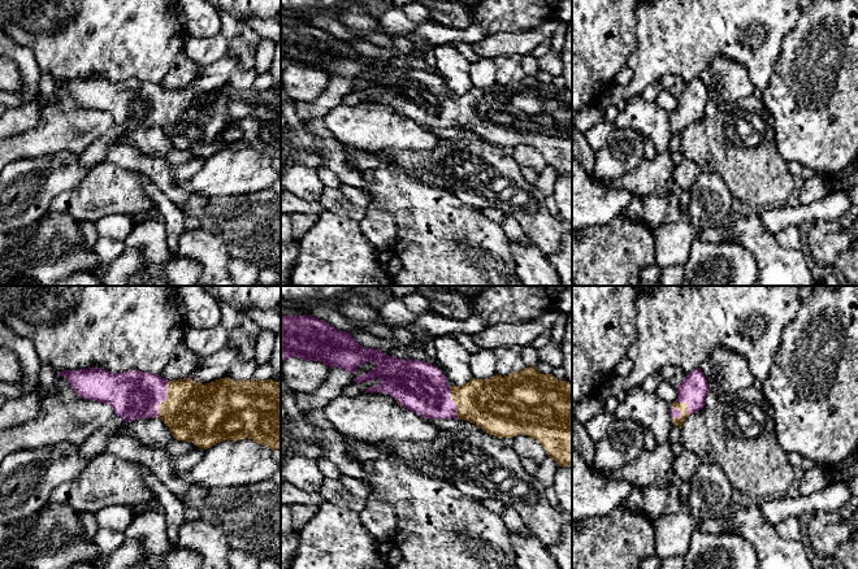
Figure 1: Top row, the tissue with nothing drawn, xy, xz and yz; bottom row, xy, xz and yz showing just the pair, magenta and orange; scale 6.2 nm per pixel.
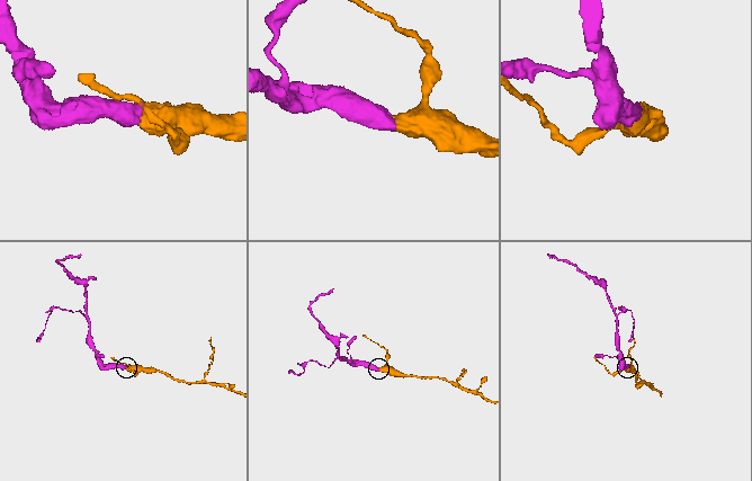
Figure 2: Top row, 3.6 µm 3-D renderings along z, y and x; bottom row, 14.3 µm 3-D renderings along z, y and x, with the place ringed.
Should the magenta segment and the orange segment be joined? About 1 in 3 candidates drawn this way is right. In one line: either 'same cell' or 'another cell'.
same cell

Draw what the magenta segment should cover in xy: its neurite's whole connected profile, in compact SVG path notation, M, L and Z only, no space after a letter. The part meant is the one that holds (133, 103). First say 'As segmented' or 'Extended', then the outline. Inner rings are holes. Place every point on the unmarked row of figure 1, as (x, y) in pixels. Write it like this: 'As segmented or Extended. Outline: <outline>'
Extended. Outline: M88 77L57 82L68 88L78 105L110 114L114 125L122 126L125 133L159 126L176 149L191 151L203 158L224 149L246 147L272 160L281 157L281 92L273 88L233 90L225 86L203 94L188 87L168 90L160 83L139 79L112 82Z

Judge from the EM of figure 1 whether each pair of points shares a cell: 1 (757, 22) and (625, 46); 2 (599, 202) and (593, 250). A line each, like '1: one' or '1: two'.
1: two
2: two

